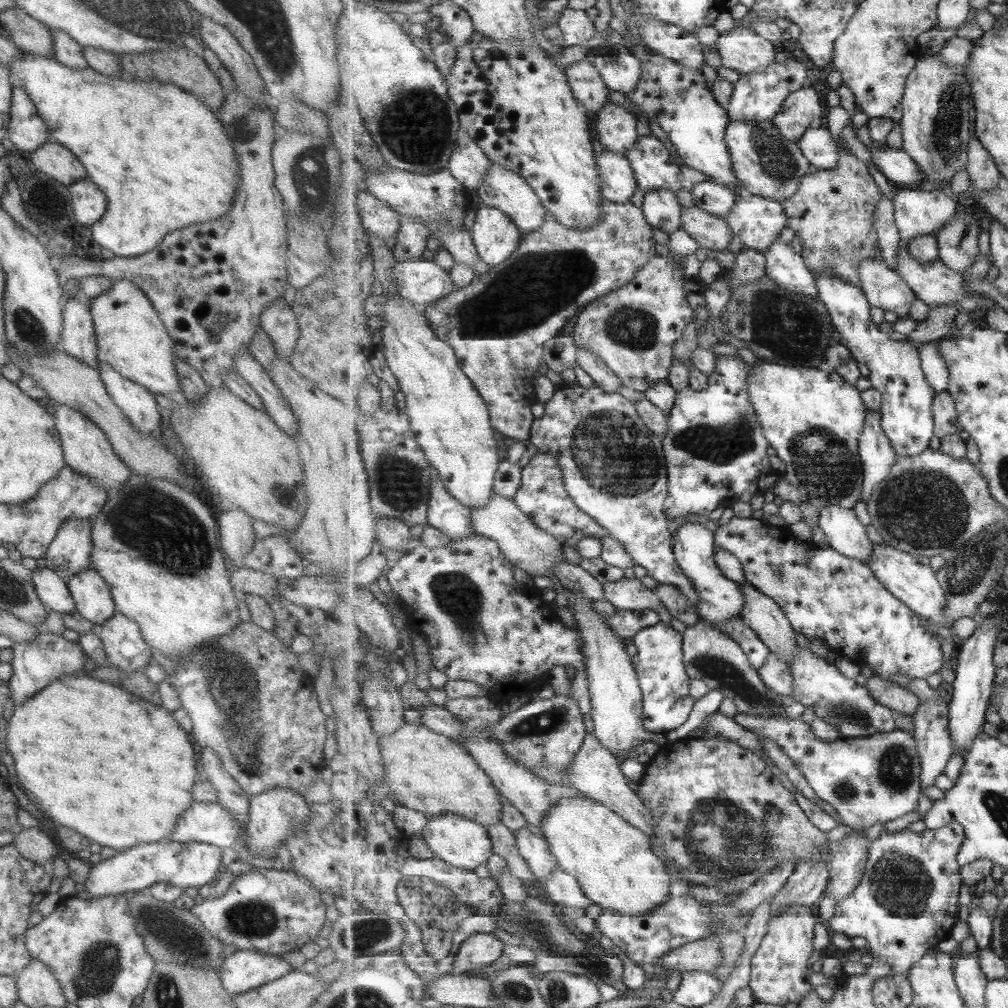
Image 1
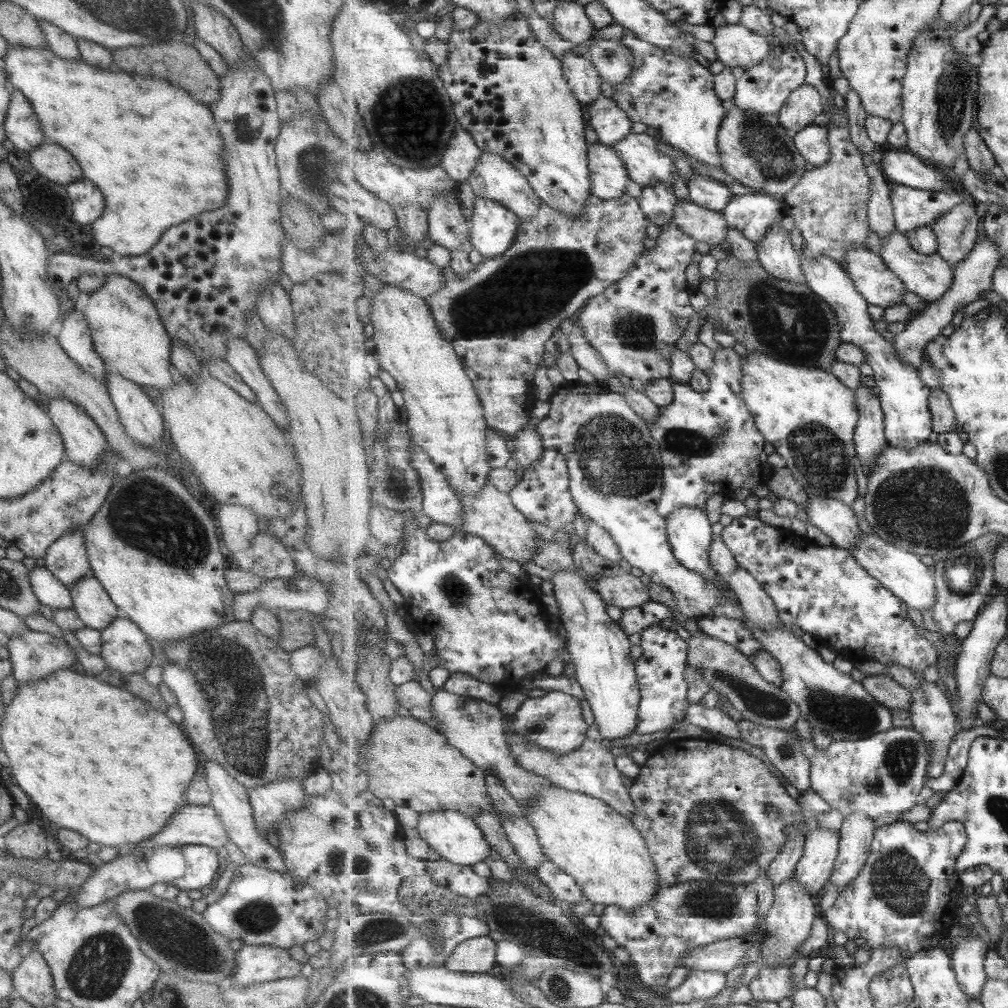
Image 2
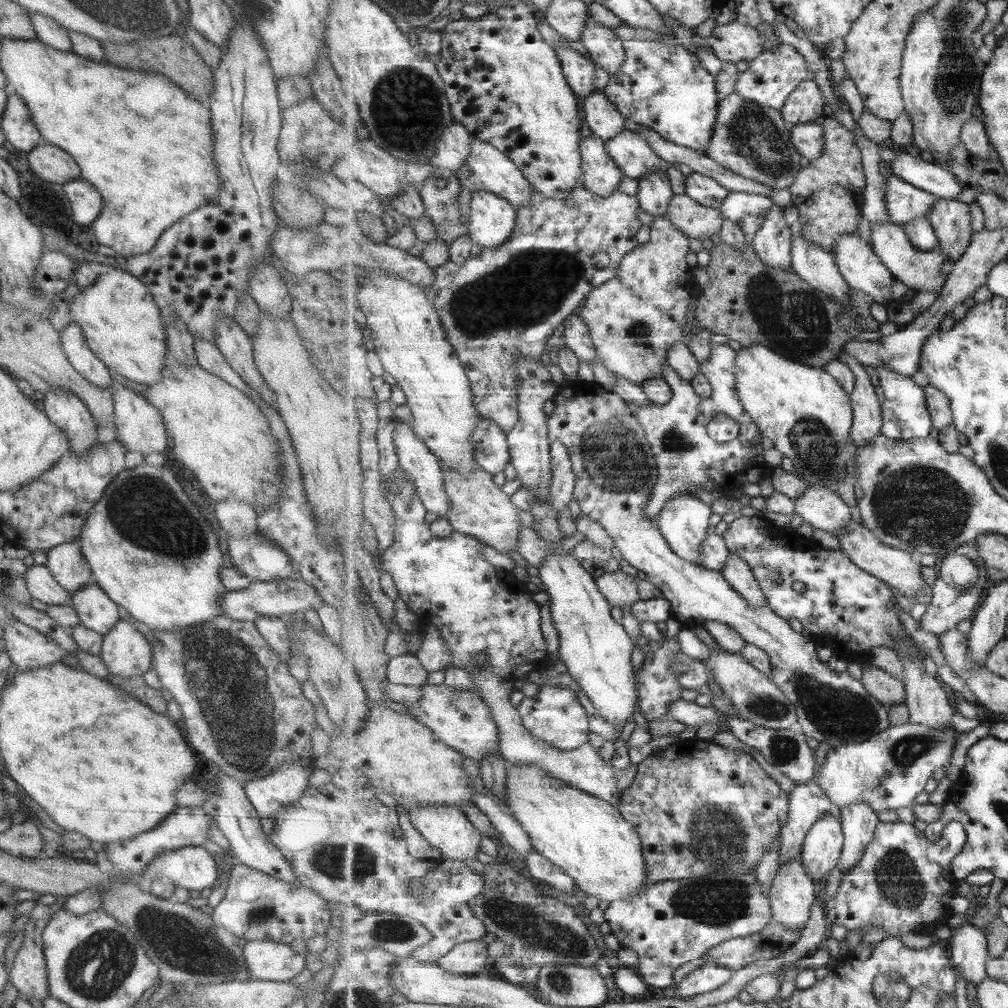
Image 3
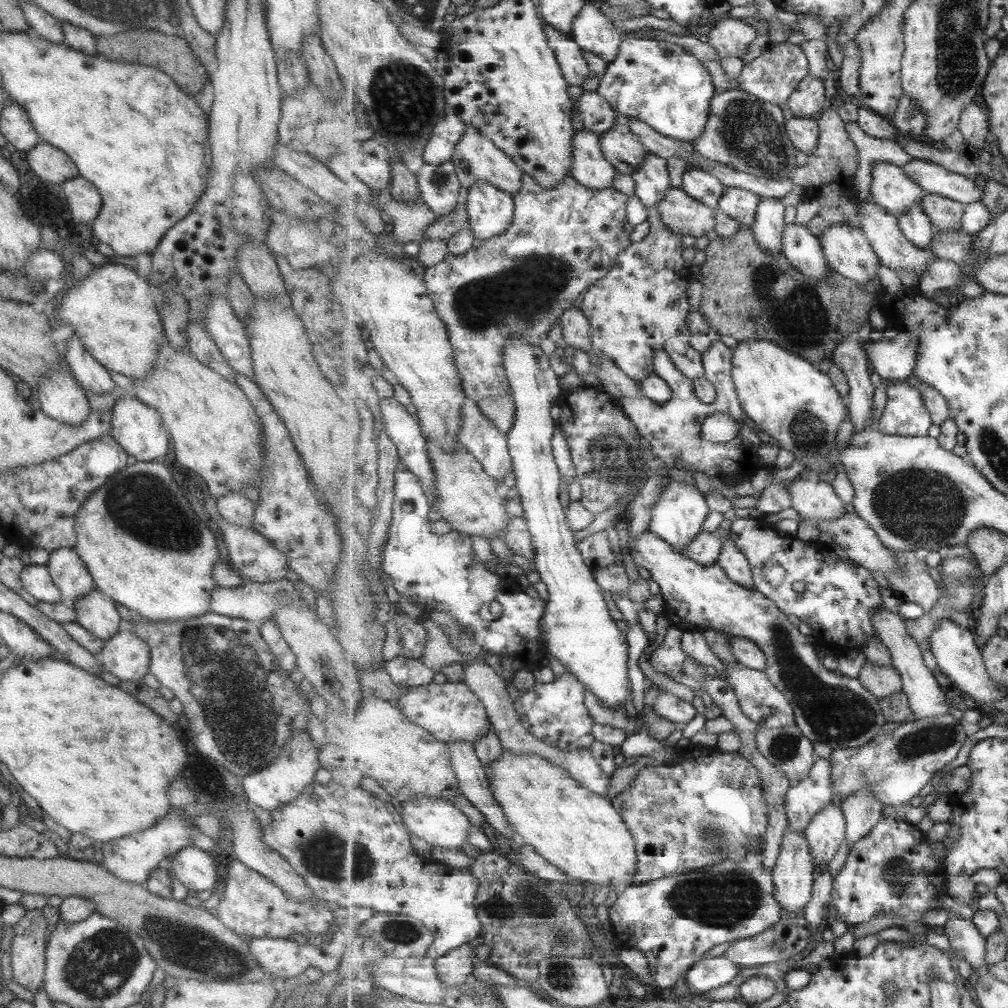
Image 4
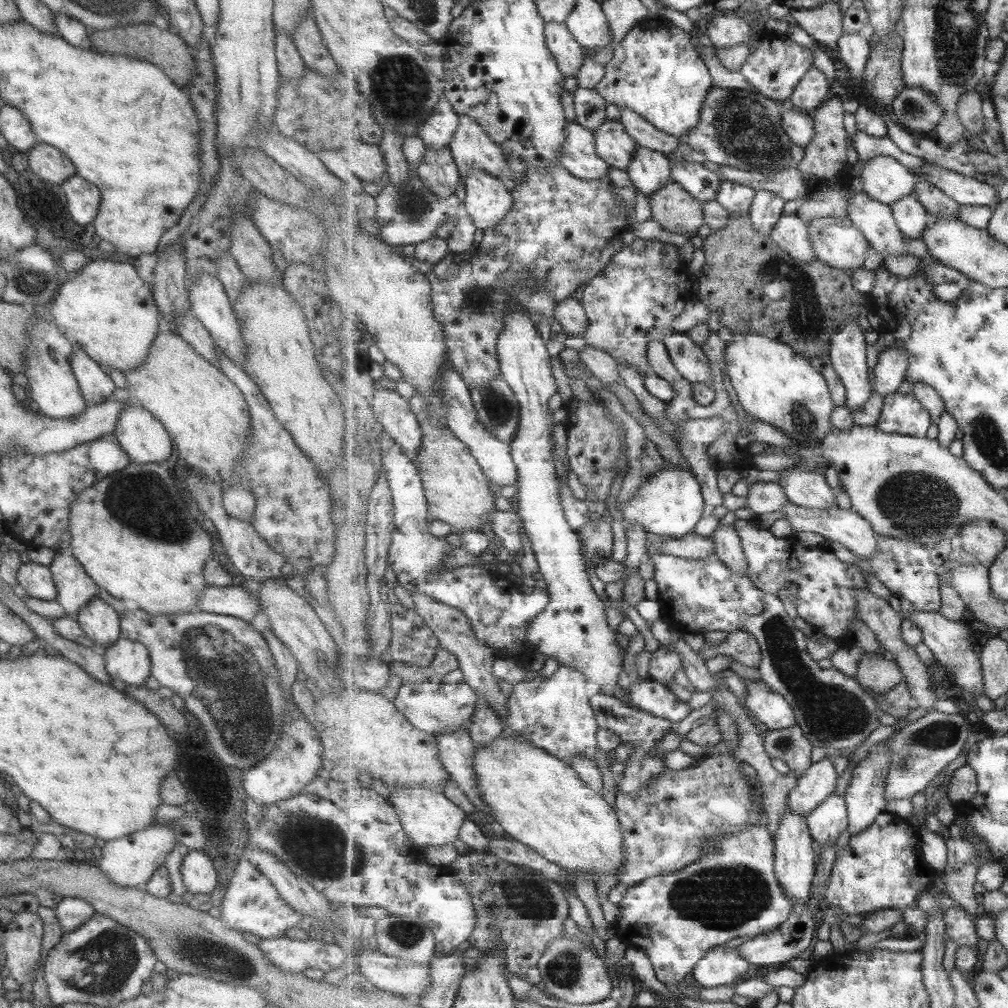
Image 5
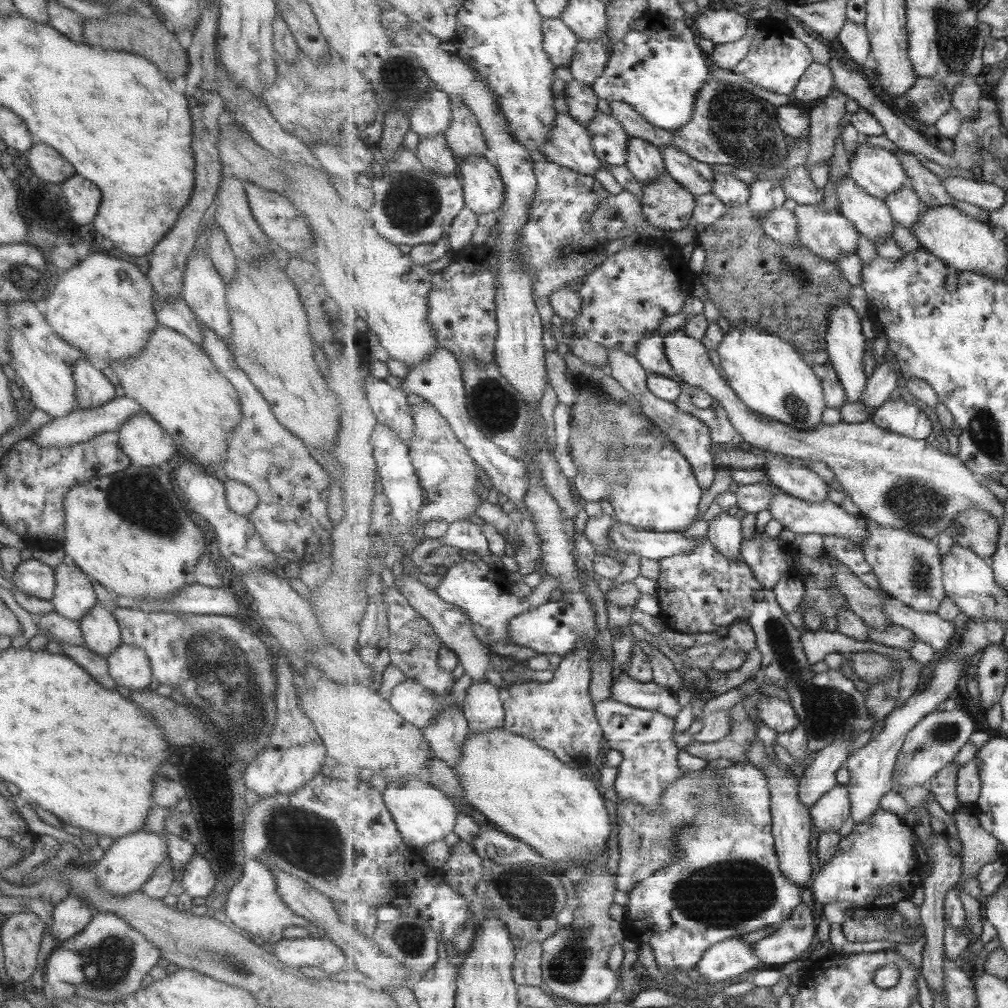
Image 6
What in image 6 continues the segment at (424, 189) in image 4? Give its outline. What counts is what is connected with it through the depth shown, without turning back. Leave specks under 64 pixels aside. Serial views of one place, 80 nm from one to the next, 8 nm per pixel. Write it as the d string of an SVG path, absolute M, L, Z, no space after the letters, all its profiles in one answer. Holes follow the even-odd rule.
M445 133L422 138L416 155L432 174L460 176L460 159L449 146Z

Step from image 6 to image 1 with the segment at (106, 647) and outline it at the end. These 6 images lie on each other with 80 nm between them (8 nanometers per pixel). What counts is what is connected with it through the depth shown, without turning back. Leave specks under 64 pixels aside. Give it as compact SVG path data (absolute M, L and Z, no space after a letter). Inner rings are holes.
M91 566L72 574L66 585L76 612L85 620L99 626L116 611L107 583Z

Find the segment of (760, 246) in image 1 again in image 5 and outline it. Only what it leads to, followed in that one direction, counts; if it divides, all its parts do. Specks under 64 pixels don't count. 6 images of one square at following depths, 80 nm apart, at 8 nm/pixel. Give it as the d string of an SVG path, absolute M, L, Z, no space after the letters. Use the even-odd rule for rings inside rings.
M729 180L723 181L716 200L725 209L735 215L751 215L753 201L755 201L756 190L743 184L735 184Z

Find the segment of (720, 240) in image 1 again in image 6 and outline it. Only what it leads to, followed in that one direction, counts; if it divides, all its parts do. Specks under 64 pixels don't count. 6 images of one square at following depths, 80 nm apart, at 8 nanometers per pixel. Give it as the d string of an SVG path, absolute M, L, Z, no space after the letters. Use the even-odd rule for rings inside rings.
M668 172L656 178L651 184L644 185L643 212L648 221L665 231L666 234L689 228L695 220L692 217L696 210L696 196L677 182Z

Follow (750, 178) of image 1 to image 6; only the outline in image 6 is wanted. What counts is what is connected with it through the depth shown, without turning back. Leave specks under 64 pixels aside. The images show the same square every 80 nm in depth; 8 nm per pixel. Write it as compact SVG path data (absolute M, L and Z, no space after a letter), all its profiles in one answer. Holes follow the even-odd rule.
M711 76L700 90L693 120L676 132L673 144L699 162L731 164L756 173L779 168L790 153L777 107L739 85L723 84Z

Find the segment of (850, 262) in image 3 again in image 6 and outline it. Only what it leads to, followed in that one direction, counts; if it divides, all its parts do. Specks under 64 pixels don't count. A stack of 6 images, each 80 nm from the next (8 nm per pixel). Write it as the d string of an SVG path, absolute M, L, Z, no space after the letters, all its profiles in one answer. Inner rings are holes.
M797 205L794 214L800 222L801 236L800 242L803 246L809 247L815 255L831 261L838 261L849 254L857 254L859 248L860 230L854 222L845 218L841 212L827 213L821 211L817 206Z

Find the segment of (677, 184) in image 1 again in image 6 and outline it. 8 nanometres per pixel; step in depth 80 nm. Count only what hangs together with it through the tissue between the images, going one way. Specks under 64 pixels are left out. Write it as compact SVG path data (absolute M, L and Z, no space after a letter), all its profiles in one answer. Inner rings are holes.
M599 112L588 126L596 155L610 166L625 166L629 156L628 131L613 114Z

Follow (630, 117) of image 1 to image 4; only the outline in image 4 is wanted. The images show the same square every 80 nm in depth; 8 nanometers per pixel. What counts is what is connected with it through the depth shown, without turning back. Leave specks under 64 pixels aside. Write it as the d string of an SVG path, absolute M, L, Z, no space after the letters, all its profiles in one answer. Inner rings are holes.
M584 91L583 95L577 100L576 112L581 117L585 129L600 136L607 134L610 128L617 124L615 122L617 110L597 91Z

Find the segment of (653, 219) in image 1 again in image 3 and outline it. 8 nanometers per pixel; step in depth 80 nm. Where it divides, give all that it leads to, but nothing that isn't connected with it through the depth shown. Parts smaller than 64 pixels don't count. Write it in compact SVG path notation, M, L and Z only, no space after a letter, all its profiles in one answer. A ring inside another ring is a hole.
M658 170L639 180L637 196L640 208L653 218L655 216L667 216L674 195L667 172Z

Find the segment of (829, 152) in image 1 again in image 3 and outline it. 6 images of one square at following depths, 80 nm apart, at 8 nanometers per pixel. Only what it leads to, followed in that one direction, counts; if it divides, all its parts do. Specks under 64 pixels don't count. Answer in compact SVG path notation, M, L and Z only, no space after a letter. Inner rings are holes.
M805 122L794 126L791 132L797 150L809 161L813 161L822 155L825 148L823 124Z

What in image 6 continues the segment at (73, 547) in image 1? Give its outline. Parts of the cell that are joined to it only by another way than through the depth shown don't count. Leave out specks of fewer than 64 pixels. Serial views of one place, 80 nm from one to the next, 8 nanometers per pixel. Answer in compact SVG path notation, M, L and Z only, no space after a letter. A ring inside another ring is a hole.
M64 559L54 570L54 591L50 601L62 617L77 621L98 602L88 578L73 562Z

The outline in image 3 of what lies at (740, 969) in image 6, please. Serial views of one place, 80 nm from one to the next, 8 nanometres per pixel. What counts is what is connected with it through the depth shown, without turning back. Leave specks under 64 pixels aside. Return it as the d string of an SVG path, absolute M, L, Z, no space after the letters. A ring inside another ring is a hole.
M705 963L691 971L676 986L675 997L689 999L698 994L707 994L720 989L732 977L733 970L716 963Z

